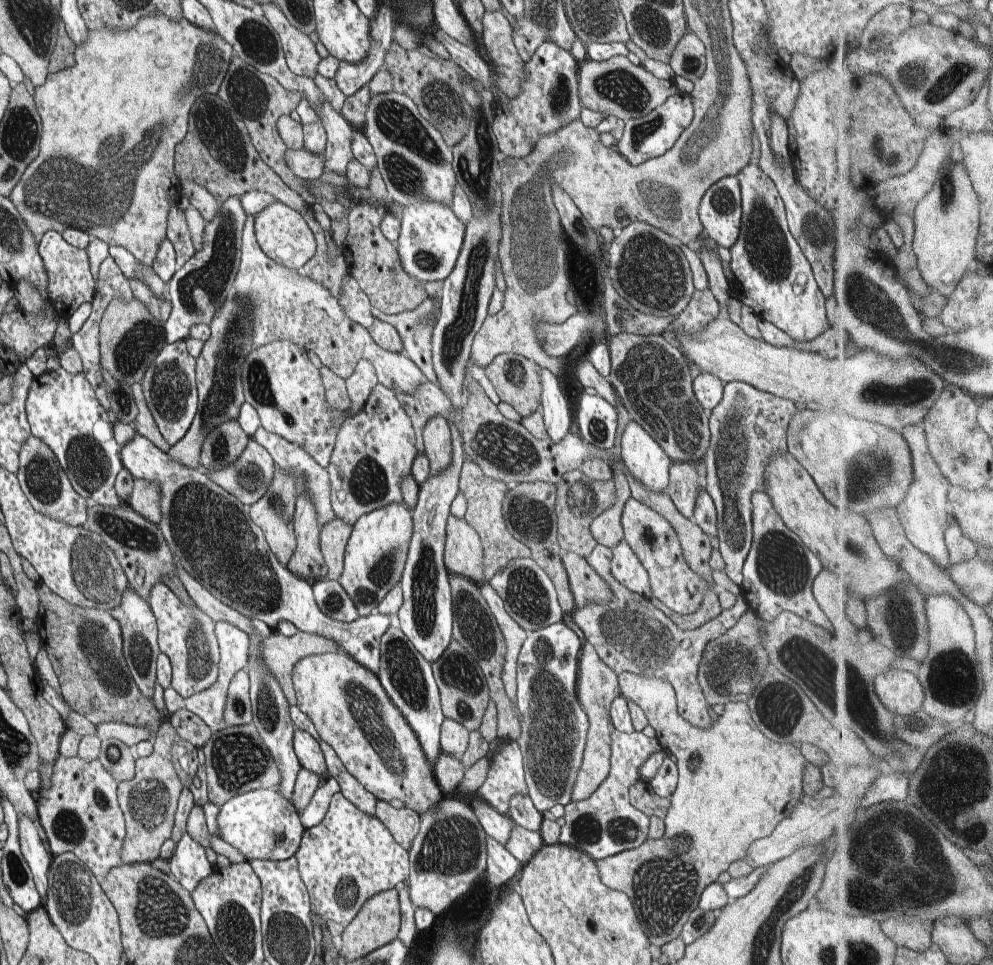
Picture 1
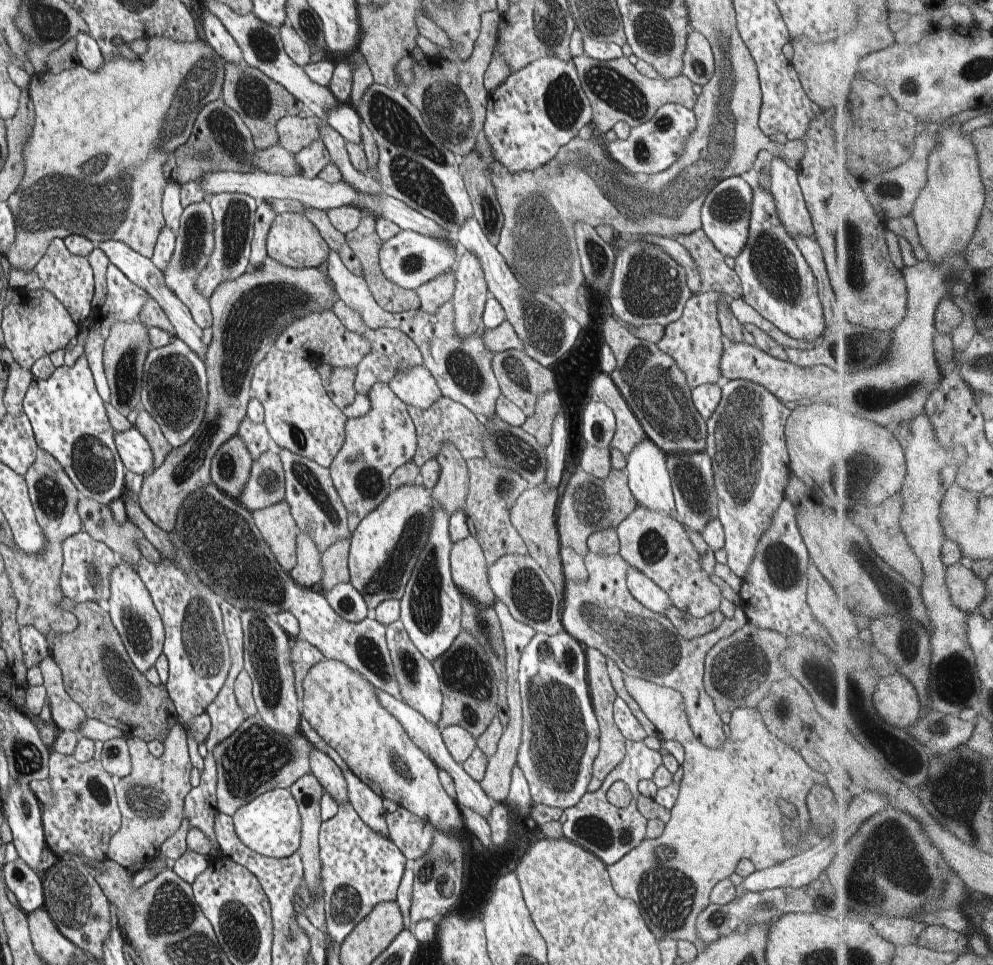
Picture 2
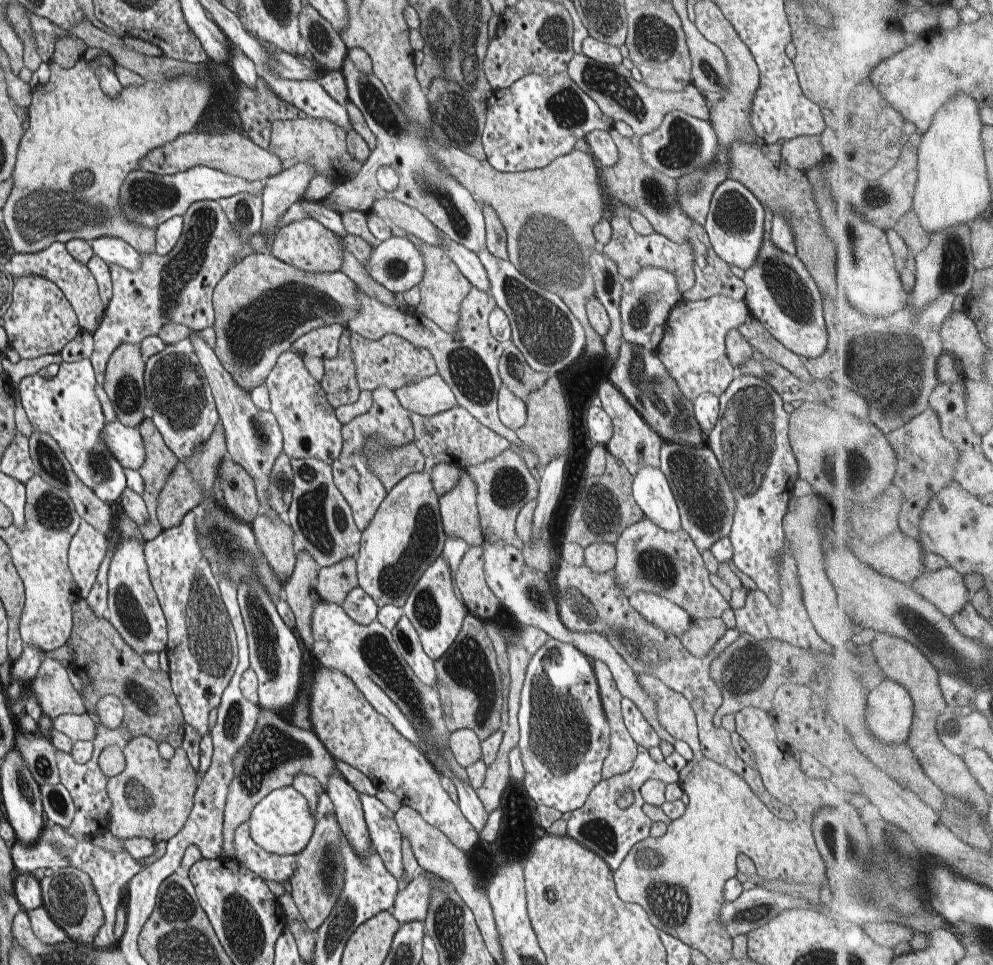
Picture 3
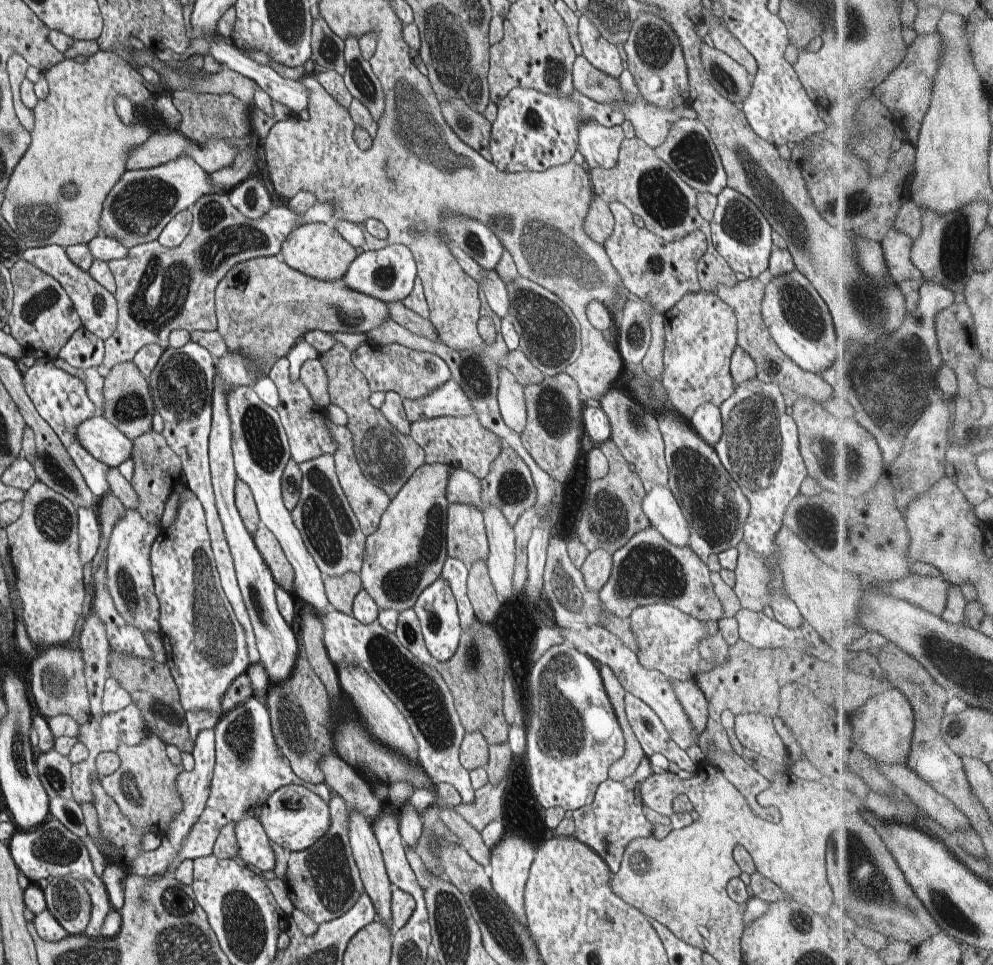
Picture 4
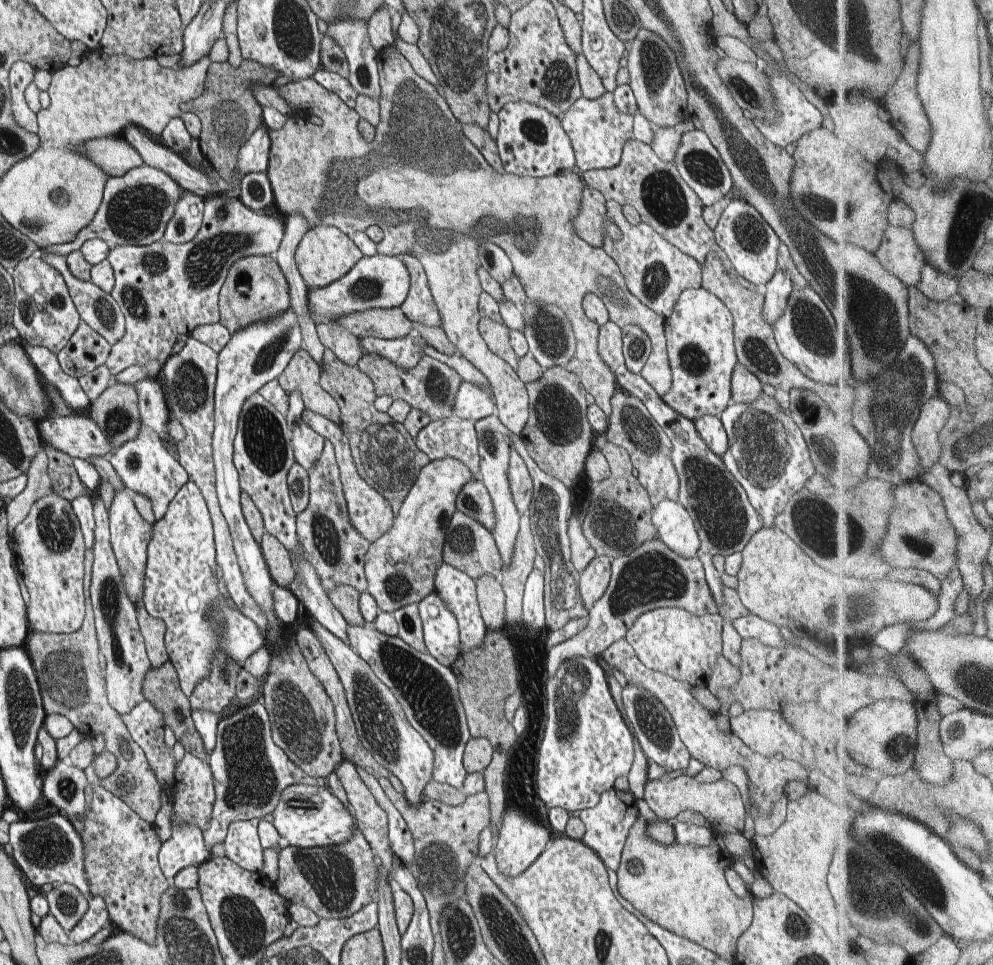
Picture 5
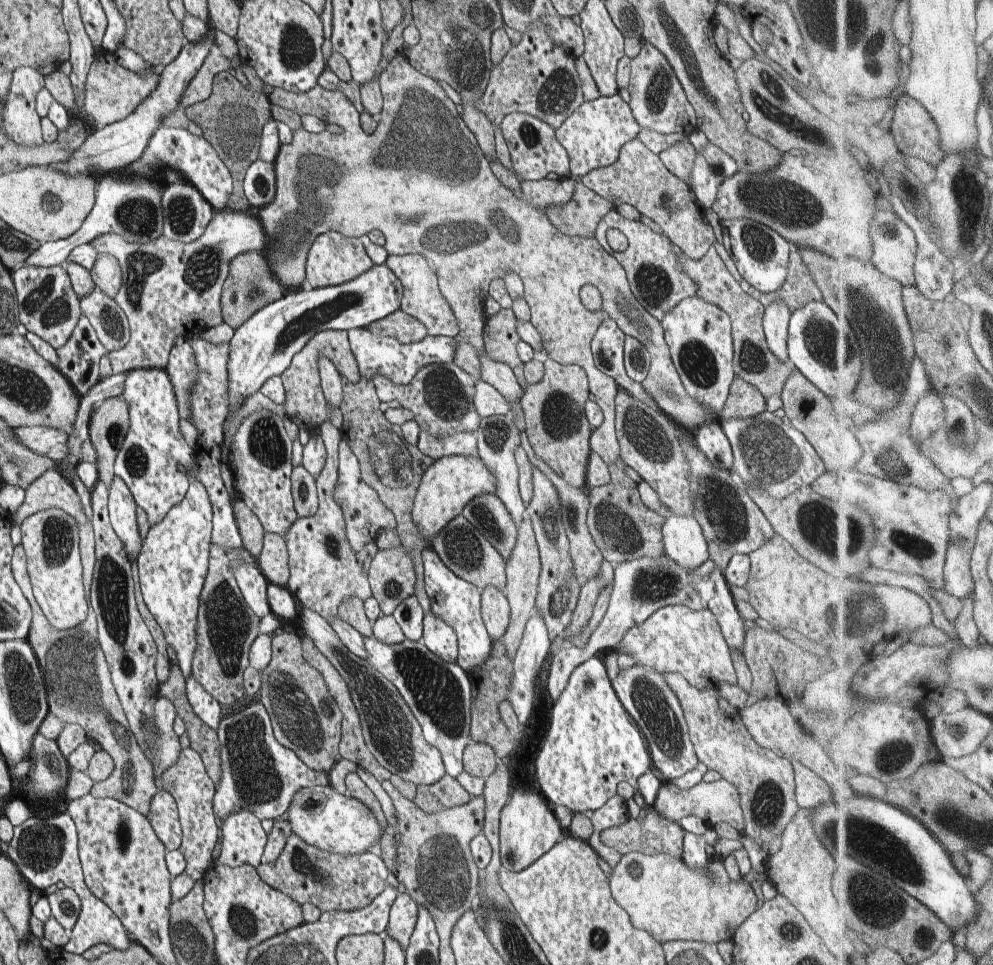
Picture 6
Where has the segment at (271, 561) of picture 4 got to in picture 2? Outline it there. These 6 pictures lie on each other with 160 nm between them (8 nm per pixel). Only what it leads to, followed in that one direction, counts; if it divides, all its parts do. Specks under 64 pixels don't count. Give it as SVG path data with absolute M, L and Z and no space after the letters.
M285 500L280 501L274 506L254 511L252 516L274 558L289 573L296 564L296 543L300 532L289 504Z

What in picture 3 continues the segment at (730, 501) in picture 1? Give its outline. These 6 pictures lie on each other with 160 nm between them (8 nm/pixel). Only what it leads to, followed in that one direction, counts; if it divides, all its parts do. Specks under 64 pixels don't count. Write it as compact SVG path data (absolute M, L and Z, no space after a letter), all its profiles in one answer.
M754 375L735 376L719 396L719 417L706 440L706 444L714 451L737 500L728 536L733 546L732 562L740 572L754 580L758 589L767 594L773 605L778 605L781 601L777 555L785 550L783 518L788 512L793 496L794 482L799 478L797 460L790 444L789 414L782 404L782 397L765 380Z

